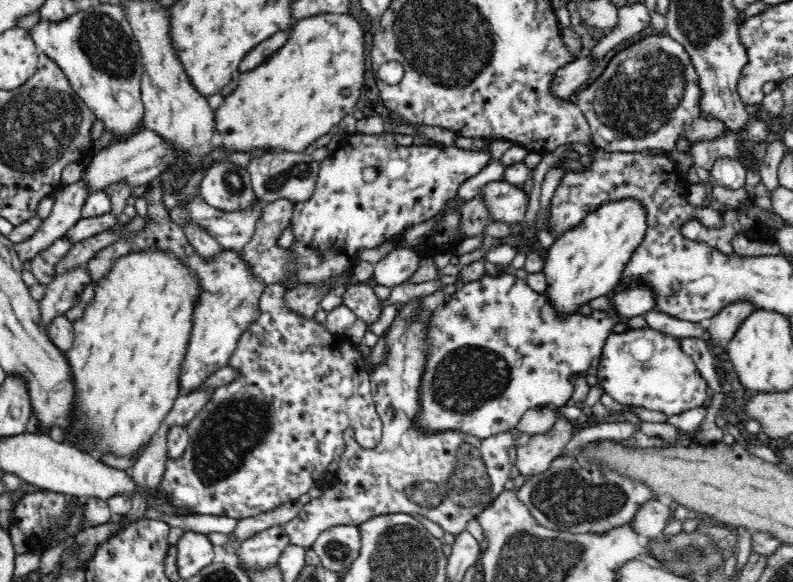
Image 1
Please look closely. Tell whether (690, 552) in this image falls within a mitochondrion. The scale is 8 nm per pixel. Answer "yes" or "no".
yes

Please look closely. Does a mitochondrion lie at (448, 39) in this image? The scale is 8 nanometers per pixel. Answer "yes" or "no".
yes

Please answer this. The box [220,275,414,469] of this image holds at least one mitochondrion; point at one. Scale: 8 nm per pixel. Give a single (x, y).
(403, 349)

